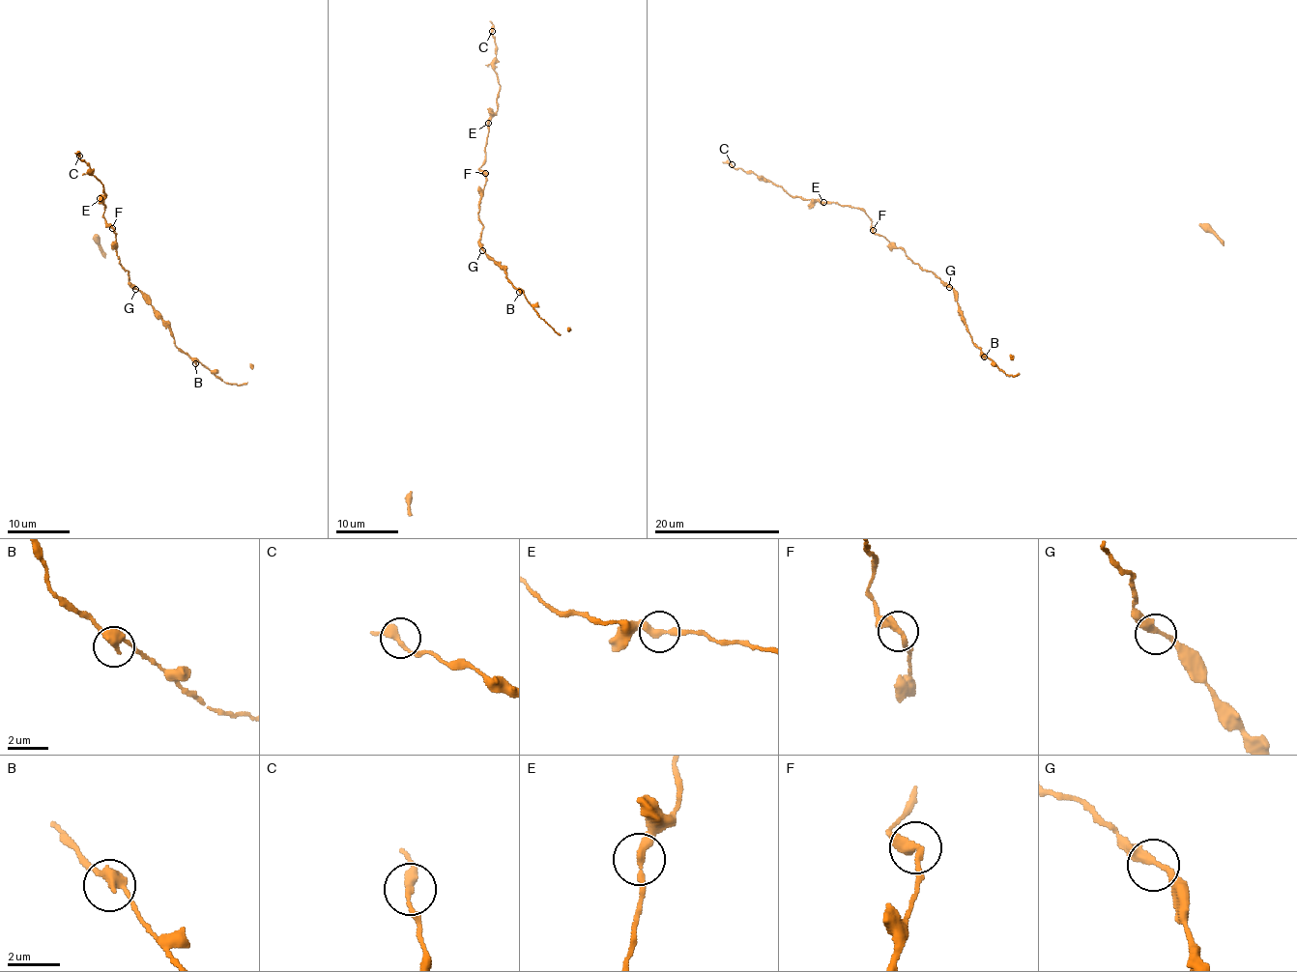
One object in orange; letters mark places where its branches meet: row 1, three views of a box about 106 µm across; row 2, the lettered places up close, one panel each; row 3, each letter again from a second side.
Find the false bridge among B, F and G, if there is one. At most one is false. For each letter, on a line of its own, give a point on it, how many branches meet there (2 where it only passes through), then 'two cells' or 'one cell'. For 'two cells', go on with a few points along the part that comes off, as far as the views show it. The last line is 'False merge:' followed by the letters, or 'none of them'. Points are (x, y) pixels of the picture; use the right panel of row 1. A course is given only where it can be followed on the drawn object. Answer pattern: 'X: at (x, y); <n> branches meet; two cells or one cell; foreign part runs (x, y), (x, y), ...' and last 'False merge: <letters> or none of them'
B: at (984, 357); 2 branches meet; one cell
F: at (873, 230); 2 branches meet; one cell
G: at (949, 287); 2 branches meet; one cell
False merge: none of them

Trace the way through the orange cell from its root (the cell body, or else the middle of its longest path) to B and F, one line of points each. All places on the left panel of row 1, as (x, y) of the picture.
B: (135, 288), (169, 328), (175, 345), (195, 363)
F: (135, 288), (129, 281), (128, 271), (119, 265), (112, 228)

